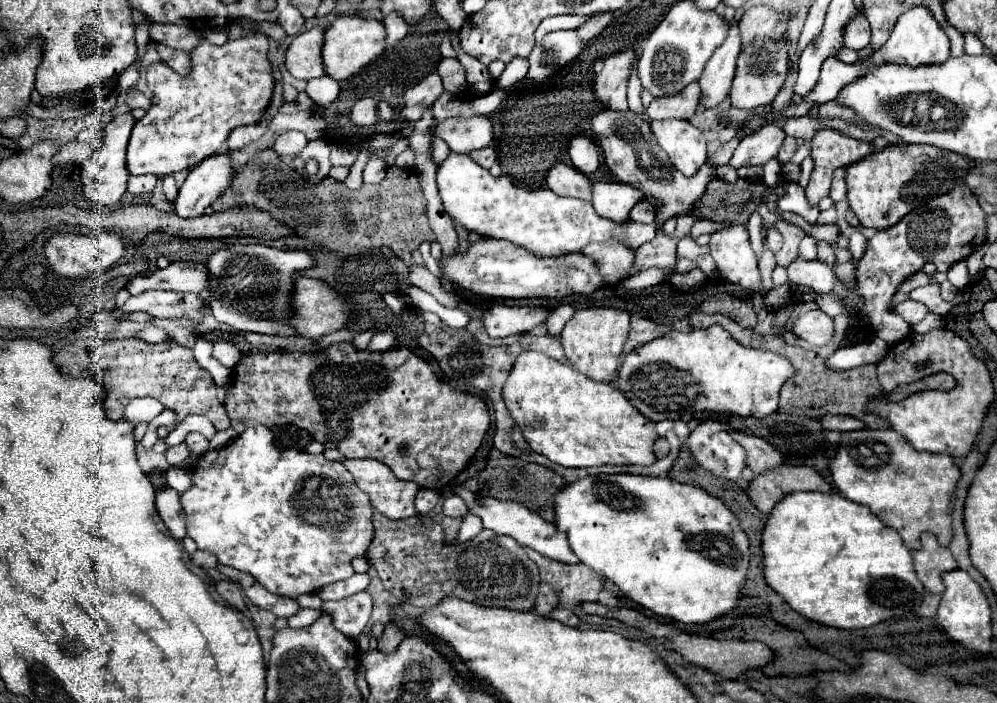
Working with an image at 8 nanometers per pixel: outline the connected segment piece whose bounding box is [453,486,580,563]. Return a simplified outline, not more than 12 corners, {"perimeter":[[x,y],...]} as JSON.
{"perimeter":[[462,486],[468,513],[554,561],[580,563],[568,537],[514,501]]}

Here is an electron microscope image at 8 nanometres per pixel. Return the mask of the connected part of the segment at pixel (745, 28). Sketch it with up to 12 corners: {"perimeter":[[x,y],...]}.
{"perimeter":[[748,9],[738,23],[742,49],[756,37],[778,43],[786,13]]}

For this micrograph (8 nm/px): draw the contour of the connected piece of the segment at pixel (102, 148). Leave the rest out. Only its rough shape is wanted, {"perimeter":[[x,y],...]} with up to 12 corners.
{"perimeter":[[132,113],[116,115],[82,165],[82,191],[114,205],[126,191]]}

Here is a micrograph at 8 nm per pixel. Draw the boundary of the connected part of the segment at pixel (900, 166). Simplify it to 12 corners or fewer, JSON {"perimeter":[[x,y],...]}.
{"perimeter":[[896,143],[846,167],[848,203],[886,229],[962,185],[972,161]]}

